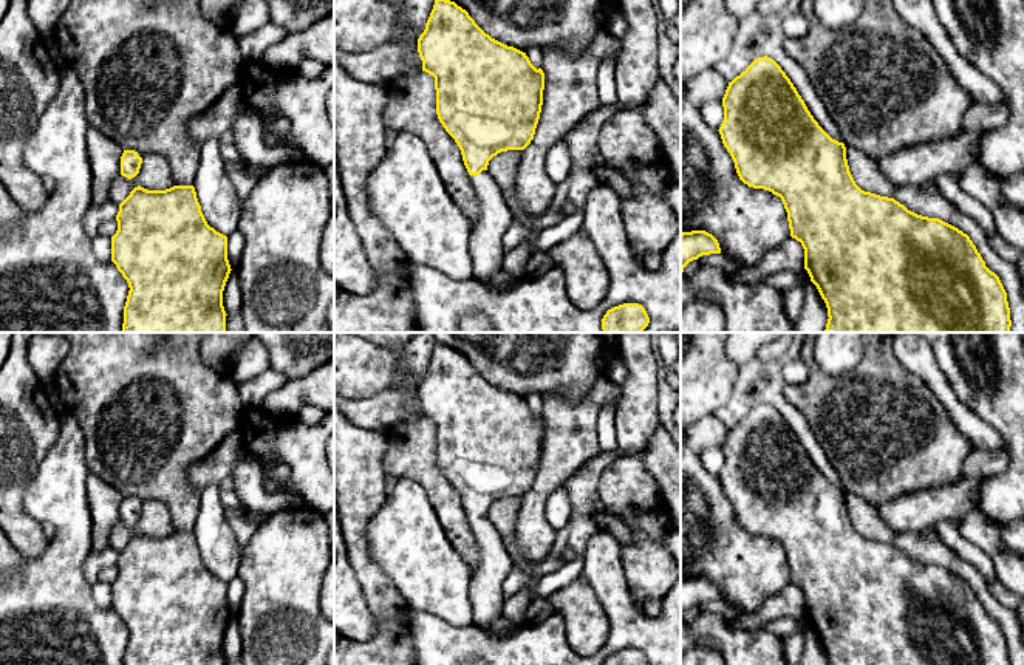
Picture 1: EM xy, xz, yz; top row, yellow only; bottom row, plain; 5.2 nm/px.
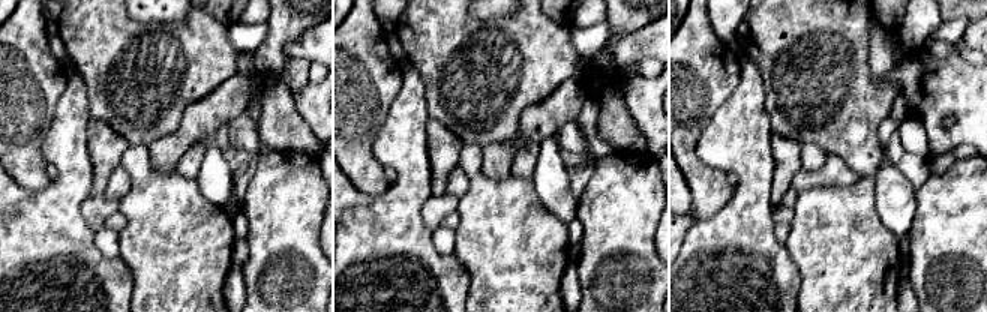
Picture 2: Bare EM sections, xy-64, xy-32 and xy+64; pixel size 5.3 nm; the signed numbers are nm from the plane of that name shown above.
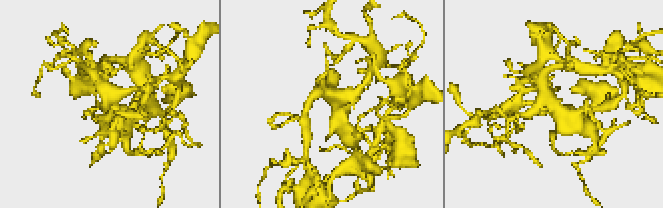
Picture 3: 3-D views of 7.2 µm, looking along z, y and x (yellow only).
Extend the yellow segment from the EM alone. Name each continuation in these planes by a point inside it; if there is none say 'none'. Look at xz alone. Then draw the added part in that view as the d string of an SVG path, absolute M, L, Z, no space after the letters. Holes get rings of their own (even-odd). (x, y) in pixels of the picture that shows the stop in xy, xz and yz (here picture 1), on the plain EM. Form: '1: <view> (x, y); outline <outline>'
1: xz (486, 583); outline M487 517L470 523L478 544L478 566L470 577L473 623L484 626L503 617L503 581L510 571L510 558L503 540Z

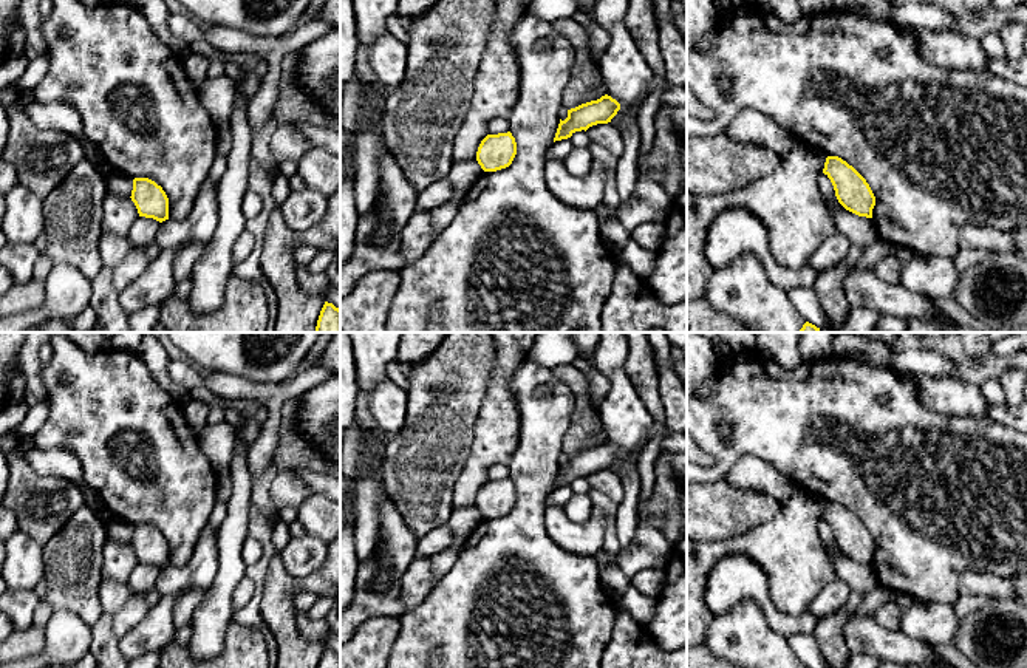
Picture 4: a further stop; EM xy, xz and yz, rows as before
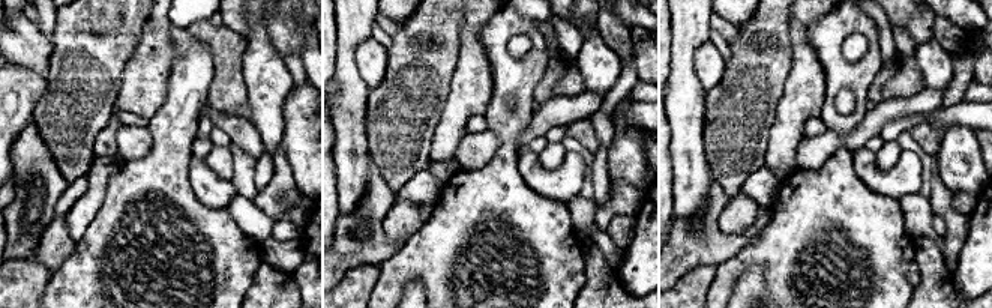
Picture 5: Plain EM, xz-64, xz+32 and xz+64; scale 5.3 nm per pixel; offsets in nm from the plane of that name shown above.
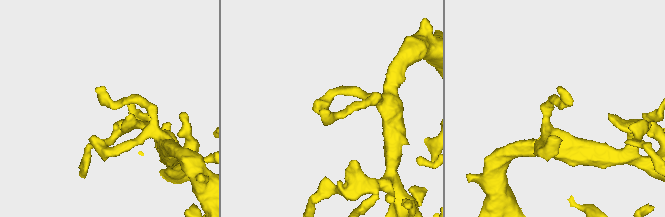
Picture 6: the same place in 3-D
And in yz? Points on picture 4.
none

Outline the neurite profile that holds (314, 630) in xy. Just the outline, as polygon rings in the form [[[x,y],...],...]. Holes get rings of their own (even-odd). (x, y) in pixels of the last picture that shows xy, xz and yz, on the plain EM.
[[[297,612],[297,628],[299,632],[309,640],[323,642],[329,634],[329,626],[326,620],[312,620],[308,612]]]

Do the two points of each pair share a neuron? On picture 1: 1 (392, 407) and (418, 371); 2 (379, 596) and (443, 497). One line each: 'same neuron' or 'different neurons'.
1: different neurons
2: different neurons

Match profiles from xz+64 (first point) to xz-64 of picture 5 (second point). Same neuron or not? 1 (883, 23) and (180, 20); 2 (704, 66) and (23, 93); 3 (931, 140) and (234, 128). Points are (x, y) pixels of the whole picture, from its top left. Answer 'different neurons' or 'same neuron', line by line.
1: same neuron
2: different neurons
3: same neuron

